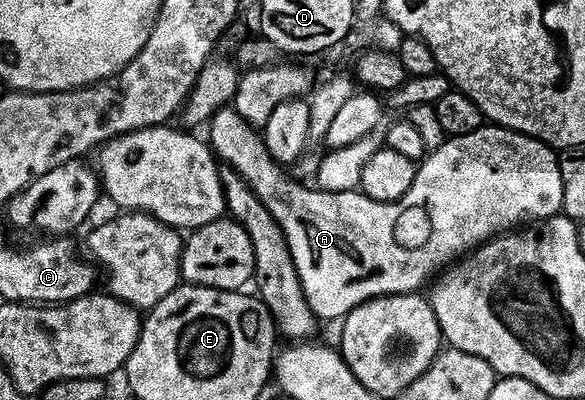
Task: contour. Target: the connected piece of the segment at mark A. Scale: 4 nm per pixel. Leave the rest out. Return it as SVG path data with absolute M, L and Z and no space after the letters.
M224 108L213 114L208 121L208 128L209 136L207 135L207 140L212 151L216 154L218 161L230 166L232 170L244 179L248 189L267 206L269 212L275 218L276 224L283 230L284 238L288 244L288 250L292 256L292 262L296 266L297 276L300 278L300 288L303 290L304 299L308 302L308 308L311 309L314 317L319 320L322 320L322 318L342 319L350 310L357 308L363 302L370 302L371 299L381 298L385 294L410 294L418 291L420 289L419 285L427 277L430 279L436 273L435 265L438 262L448 261L447 263L450 263L452 260L458 259L460 256L466 255L468 252L474 250L484 240L526 223L523 222L526 218L535 218L531 220L551 218L563 209L563 185L561 184L559 158L557 157L556 151L548 146L546 142L540 142L538 138L531 138L528 134L520 134L518 130L508 130L506 126L484 124L468 134L457 134L448 137L442 144L434 147L418 163L413 184L395 202L378 202L369 196L365 196L355 188L320 190L314 185L311 185L312 187L302 186L301 183L294 182L283 171L286 169L280 163L276 162L270 152L268 152L267 145L263 143L262 133L256 127L252 126L250 122L246 122L233 108Z

